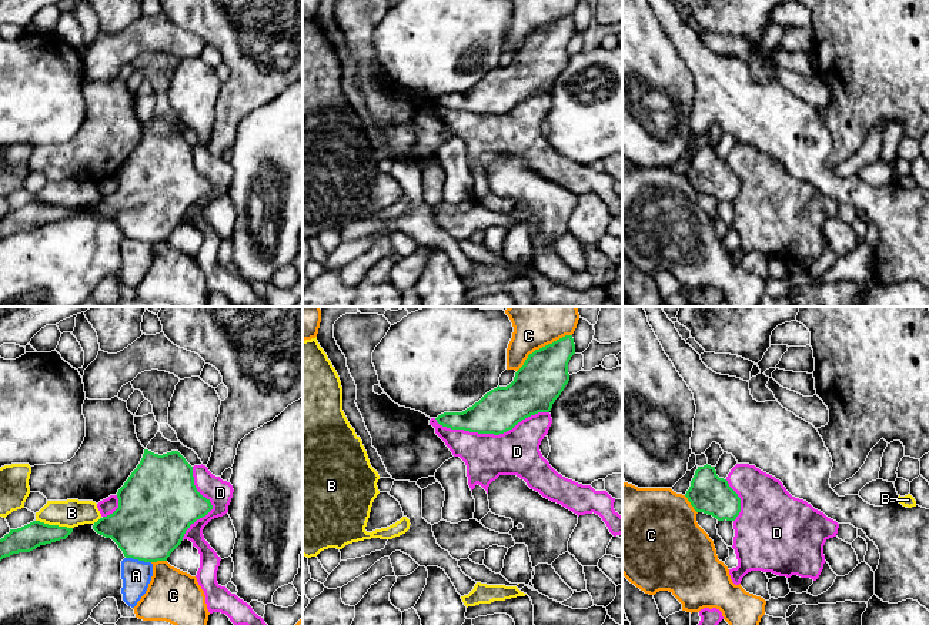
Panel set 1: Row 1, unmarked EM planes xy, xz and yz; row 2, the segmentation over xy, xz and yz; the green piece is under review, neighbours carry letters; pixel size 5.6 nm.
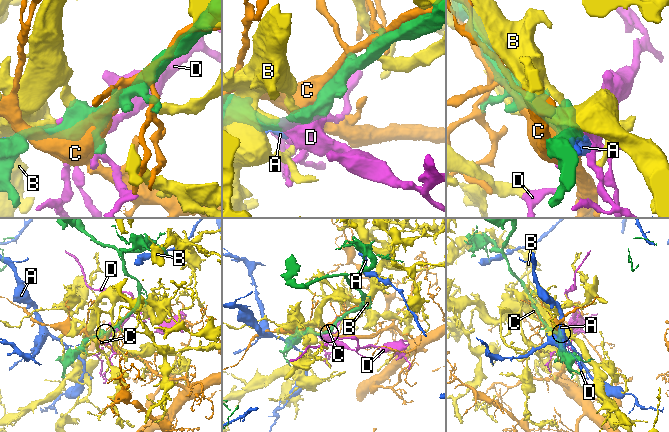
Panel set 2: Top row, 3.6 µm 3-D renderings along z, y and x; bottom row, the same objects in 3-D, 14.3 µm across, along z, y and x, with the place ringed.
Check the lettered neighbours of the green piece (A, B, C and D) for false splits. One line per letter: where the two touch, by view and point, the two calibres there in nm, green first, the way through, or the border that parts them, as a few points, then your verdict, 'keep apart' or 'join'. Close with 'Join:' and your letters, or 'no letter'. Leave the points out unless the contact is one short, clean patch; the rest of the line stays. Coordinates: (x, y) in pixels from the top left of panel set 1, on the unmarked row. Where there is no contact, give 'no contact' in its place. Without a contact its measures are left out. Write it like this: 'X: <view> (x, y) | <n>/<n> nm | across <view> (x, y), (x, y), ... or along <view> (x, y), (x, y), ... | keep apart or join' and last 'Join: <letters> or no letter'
A: xy (139, 240) | 400/170 nm | keep apart
B: xy (54, 206) | 140/160 nm | keep apart
C: xz (542, 27) | 280/180 nm | keep apart
D: xz (491, 113) | 240/260 nm | keep apart
Join: no letter

